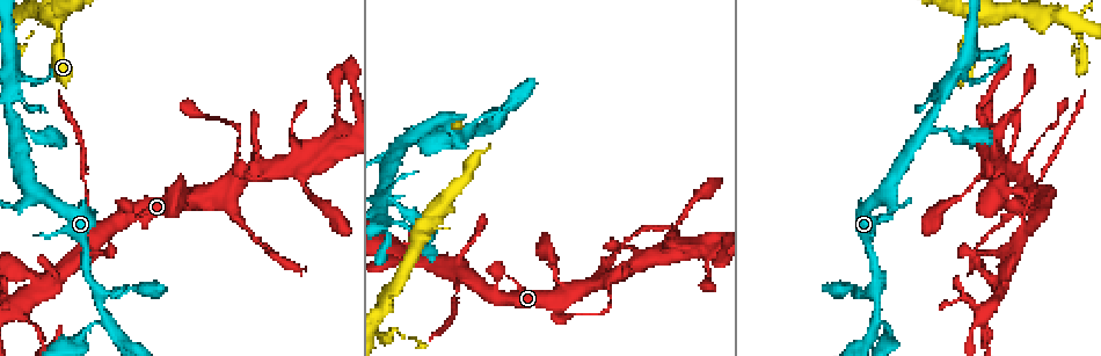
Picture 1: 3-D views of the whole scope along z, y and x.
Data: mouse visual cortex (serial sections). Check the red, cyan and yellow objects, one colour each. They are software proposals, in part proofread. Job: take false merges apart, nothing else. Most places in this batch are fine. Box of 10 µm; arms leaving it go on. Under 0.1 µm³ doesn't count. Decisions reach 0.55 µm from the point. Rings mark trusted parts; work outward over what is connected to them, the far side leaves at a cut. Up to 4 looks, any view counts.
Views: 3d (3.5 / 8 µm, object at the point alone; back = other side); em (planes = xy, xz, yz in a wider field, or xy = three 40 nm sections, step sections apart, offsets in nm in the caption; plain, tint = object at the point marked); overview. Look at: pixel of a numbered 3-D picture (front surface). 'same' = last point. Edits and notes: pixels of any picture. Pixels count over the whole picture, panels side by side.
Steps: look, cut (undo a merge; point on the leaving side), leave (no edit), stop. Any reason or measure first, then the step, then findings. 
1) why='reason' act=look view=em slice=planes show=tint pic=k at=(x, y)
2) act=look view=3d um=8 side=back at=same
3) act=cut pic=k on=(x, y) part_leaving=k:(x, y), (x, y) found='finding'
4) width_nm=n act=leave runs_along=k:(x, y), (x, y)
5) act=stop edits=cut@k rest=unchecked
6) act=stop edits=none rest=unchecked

why='three arms meet' act=look view=3d um=3.5 pic=1 at=(92, 287)

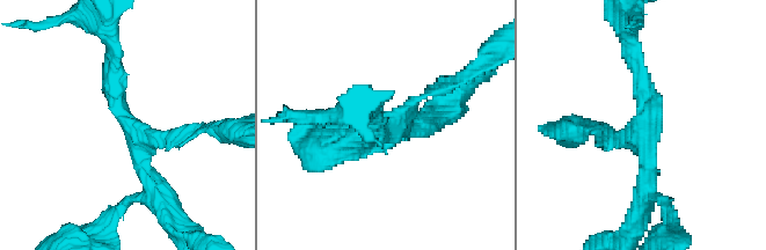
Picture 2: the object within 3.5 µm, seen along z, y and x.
arms=3 arm_widths_nm=150,200,250 act=look view=em slice=xy step=3 show=tint pic=2 at=(133, 129)

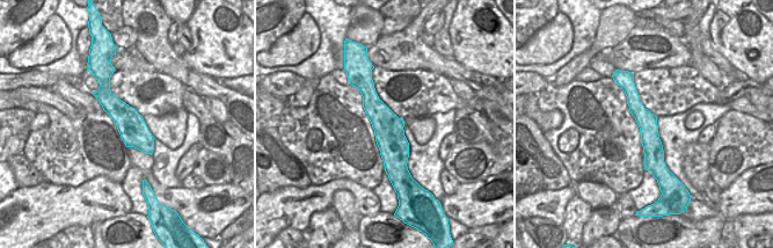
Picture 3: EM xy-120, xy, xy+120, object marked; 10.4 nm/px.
act=leave runs_along=2:(114, 58), (145, 199) found='all the same cell'

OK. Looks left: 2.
why='thick turns thin' act=look view=3d um=8 pic=1 at=(979, 18)

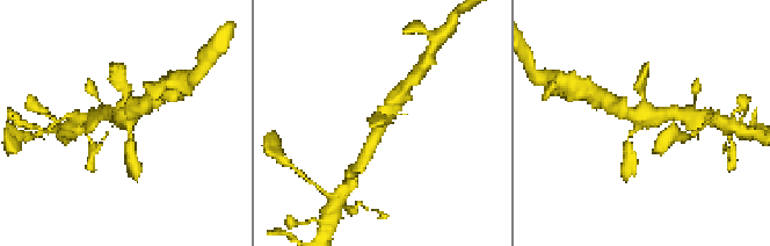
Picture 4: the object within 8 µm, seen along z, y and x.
act=look view=em slice=xy step=2 show=tint at=same

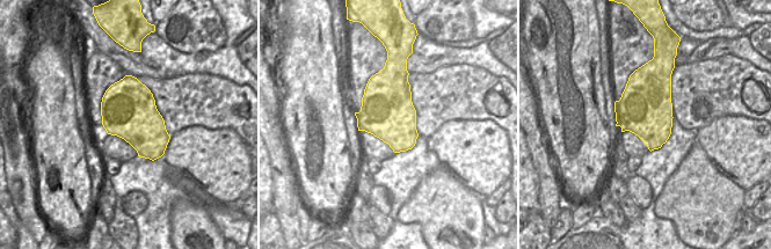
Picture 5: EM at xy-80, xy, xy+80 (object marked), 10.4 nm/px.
act=leave runs_along=4:(627, 151), (640, 120), (666, 113) found='continuous, no second cell'

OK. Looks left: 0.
act=stop edits=none rest=unchecked

